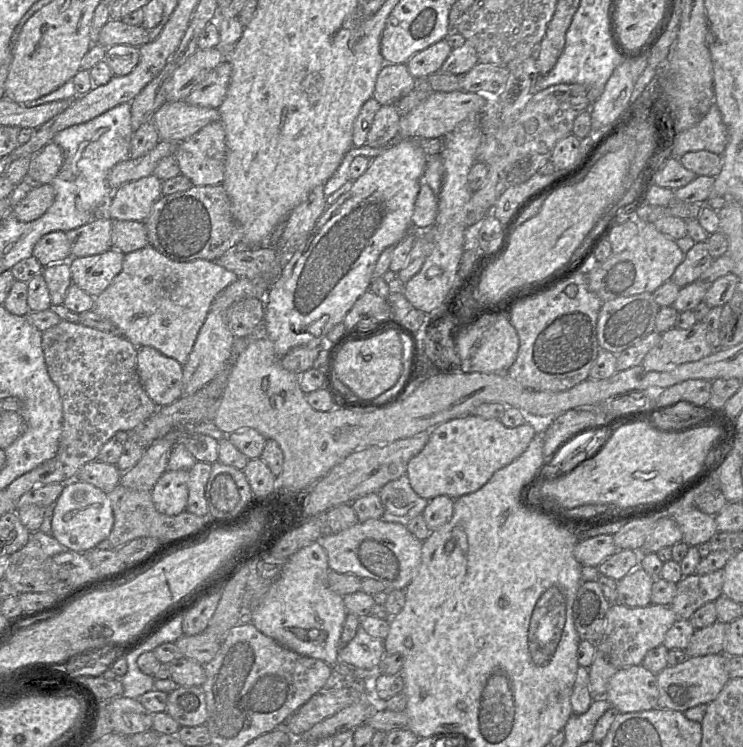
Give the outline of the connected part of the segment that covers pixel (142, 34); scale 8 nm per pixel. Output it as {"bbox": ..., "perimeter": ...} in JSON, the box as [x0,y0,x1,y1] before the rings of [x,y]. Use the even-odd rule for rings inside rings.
{"bbox":[98,19,149,49],"perimeter":[[[109,19],[99,33],[98,44],[106,49],[115,45],[140,47],[149,40],[148,35],[149,31],[143,25],[129,25],[121,19]]]}

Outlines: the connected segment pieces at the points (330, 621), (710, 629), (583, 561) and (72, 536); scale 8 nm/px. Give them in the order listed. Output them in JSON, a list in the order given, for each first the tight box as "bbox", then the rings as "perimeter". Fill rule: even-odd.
[{"bbox":[250,541,348,666],"perimeter":[[[319,541],[299,549],[287,558],[250,622],[263,634],[282,646],[307,657],[322,660],[330,666],[338,662],[340,637],[348,613],[343,596],[332,591],[327,582],[327,554]]]},{"bbox":[684,621,727,657],"perimeter":[[[720,621],[696,629],[684,651],[688,657],[723,653],[726,631],[727,624]]]},{"bbox":[574,534,618,567],"perimeter":[[[604,534],[579,540],[574,549],[574,556],[582,566],[598,567],[618,550],[613,535]]]},{"bbox":[52,480,114,553],"perimeter":[[[78,480],[64,484],[64,489],[54,503],[52,536],[66,549],[87,553],[107,539],[114,525],[114,515],[108,494],[95,486]]]}]

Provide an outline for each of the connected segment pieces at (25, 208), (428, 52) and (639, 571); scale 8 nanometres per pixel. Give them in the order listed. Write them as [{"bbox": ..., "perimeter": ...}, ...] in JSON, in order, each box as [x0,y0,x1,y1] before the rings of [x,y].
[{"bbox":[12,184,55,223],"perimeter":[[[51,184],[37,185],[12,208],[12,214],[23,223],[35,221],[50,208],[54,199],[55,191]]]},{"bbox":[406,39,452,81],"perimeter":[[[442,39],[414,54],[406,65],[417,81],[426,81],[429,76],[439,71],[451,51],[452,48],[446,39]]]},{"bbox":[617,567,655,607],"perimeter":[[[641,567],[635,568],[617,582],[617,600],[626,607],[645,607],[651,604],[652,586],[655,581]]]}]

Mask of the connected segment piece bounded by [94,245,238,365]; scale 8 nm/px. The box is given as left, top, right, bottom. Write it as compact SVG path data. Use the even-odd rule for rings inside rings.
M148 245L124 255L120 273L94 298L94 311L112 321L135 347L152 347L184 365L212 303L237 278L217 261L177 262Z

